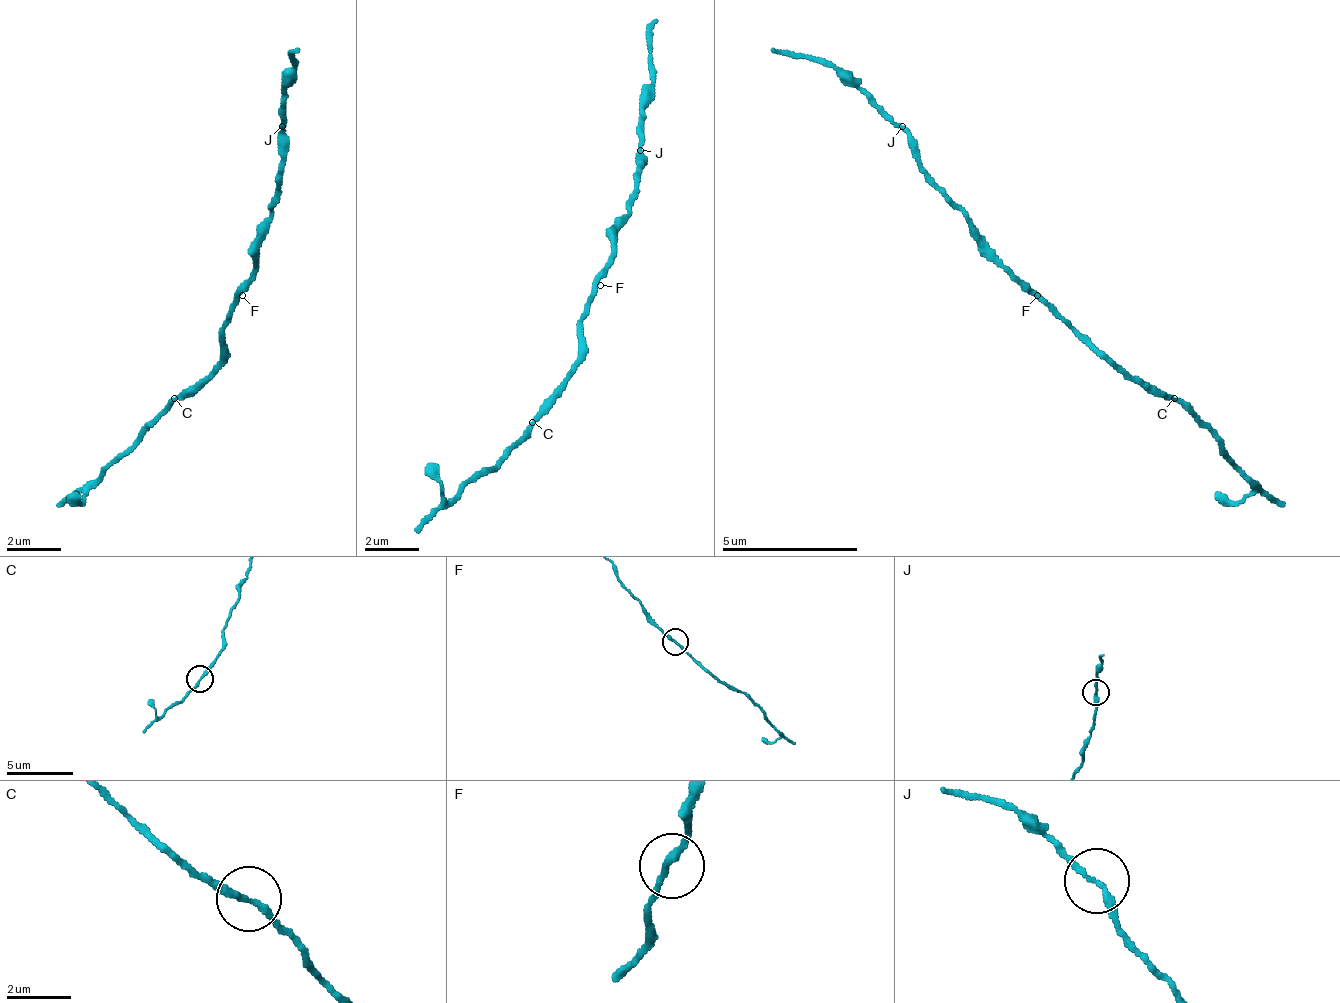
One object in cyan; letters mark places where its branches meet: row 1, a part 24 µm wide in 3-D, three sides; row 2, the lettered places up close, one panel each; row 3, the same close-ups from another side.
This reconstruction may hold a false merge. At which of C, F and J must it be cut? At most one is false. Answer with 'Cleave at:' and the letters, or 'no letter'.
Cleave at: no letter

